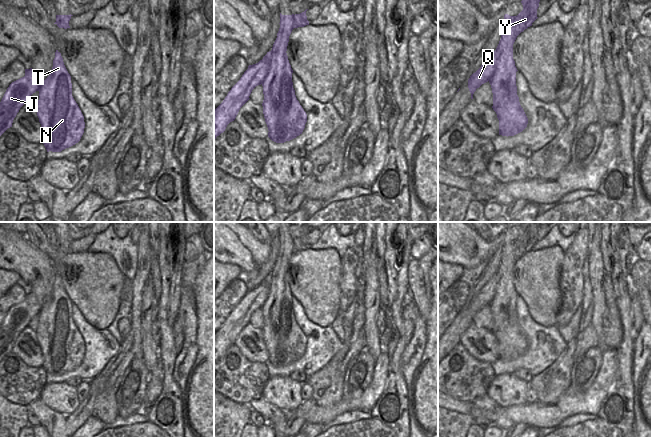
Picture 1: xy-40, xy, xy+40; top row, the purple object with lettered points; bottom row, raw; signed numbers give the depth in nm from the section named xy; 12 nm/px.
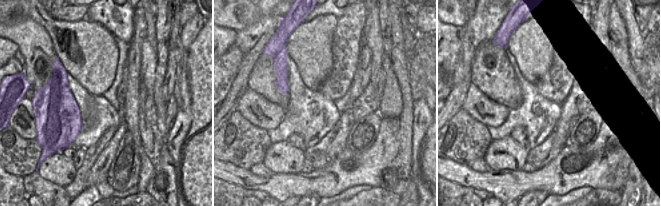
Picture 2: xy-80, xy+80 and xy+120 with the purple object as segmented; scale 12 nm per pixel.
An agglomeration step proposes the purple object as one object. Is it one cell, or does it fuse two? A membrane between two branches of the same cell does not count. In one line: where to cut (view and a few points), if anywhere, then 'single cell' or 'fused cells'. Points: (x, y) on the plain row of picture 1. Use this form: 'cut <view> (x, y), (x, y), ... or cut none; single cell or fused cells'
cut xy (285, 275), (272, 277), (271, 293), (261, 307); fused cells

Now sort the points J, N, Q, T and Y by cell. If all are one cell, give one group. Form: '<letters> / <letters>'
J Q Y / N T

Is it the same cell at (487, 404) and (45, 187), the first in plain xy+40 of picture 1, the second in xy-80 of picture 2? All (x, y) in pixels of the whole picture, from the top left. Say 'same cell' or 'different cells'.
same cell

